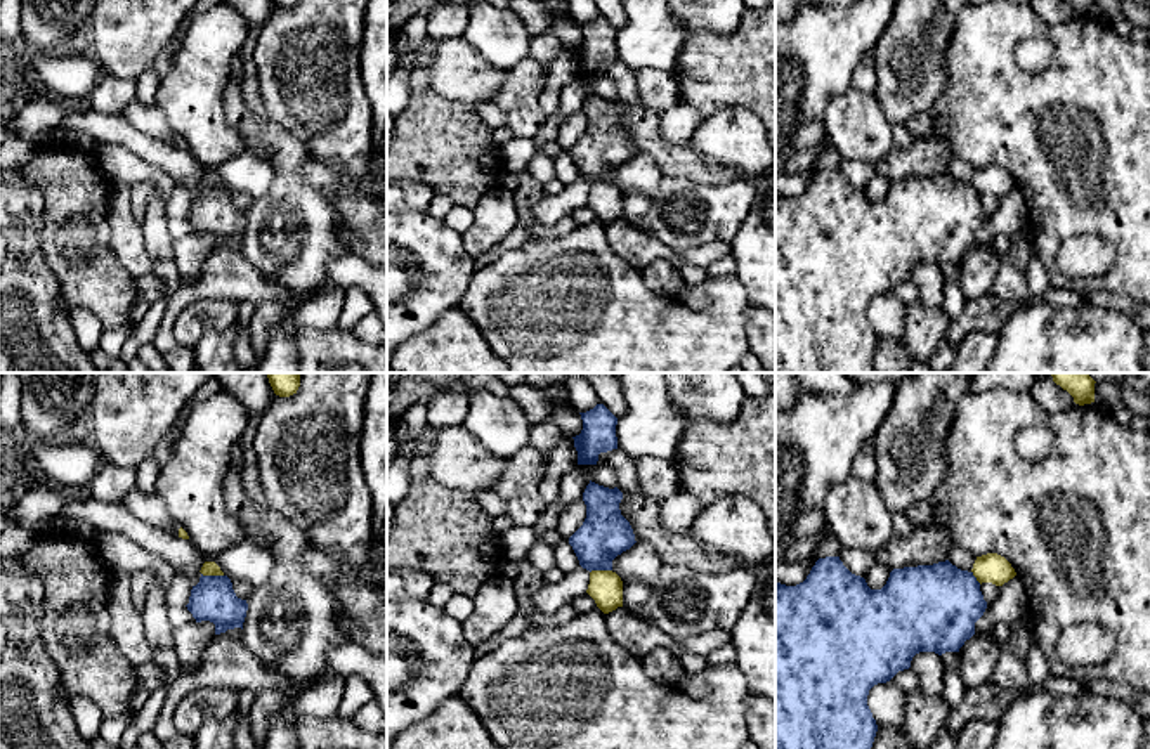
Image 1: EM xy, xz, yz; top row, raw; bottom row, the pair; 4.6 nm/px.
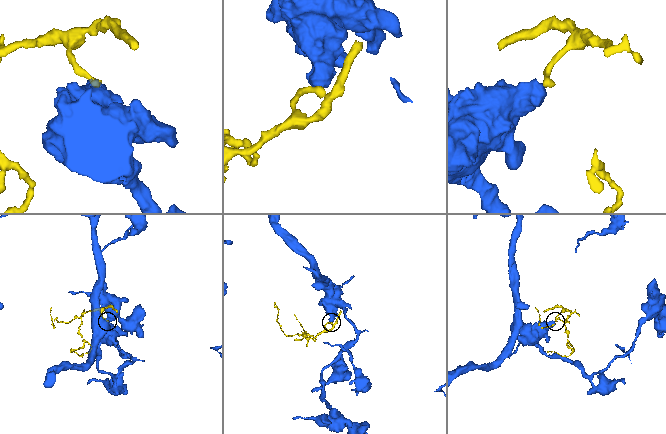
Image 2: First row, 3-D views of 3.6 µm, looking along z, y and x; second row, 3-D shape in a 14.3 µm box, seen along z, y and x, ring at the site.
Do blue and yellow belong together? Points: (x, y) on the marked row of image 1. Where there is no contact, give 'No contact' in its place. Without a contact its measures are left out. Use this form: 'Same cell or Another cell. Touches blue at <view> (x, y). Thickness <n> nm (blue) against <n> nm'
Another cell. Touches blue at xy (212, 576). Thickness 200 nm (blue) against 60 nm

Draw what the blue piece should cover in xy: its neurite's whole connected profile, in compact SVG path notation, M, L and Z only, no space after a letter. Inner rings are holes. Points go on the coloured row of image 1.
M203 576L193 586L189 603L186 605L196 622L210 621L215 624L215 635L241 628L246 617L248 603L236 596L227 576Z

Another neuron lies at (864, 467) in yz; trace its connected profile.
M869 439L867 444L860 449L860 453L855 456L852 468L852 475L866 482L874 480L876 475L872 440L874 439Z

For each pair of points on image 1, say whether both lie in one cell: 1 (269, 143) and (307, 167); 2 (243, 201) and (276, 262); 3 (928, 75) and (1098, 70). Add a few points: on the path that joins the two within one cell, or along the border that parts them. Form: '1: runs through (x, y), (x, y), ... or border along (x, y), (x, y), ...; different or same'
1: runs through (278, 146), (299, 163); same
2: border along (254, 201), (247, 212); different
3: border along (953, 35), (946, 51), (946, 84), (927, 111); different

